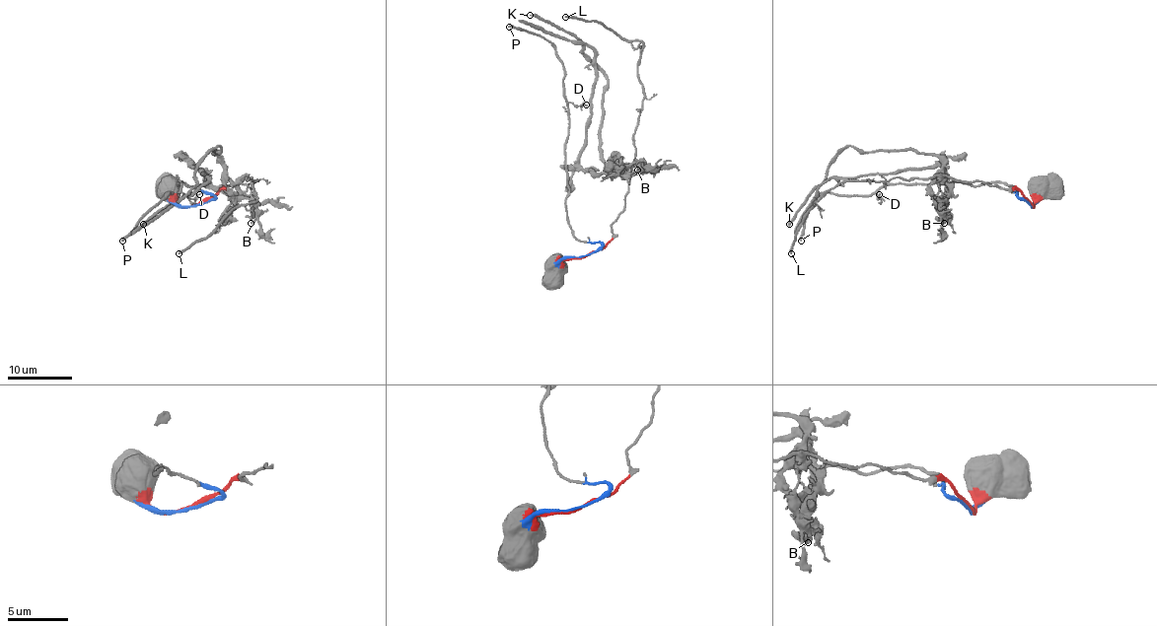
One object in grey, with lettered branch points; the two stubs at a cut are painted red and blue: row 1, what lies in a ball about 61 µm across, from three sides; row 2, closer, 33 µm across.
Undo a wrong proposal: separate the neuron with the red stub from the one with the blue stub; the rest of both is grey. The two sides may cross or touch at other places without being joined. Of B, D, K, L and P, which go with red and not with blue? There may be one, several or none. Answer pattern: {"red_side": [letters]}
{"red_side": ["B", "K", "L"]}

